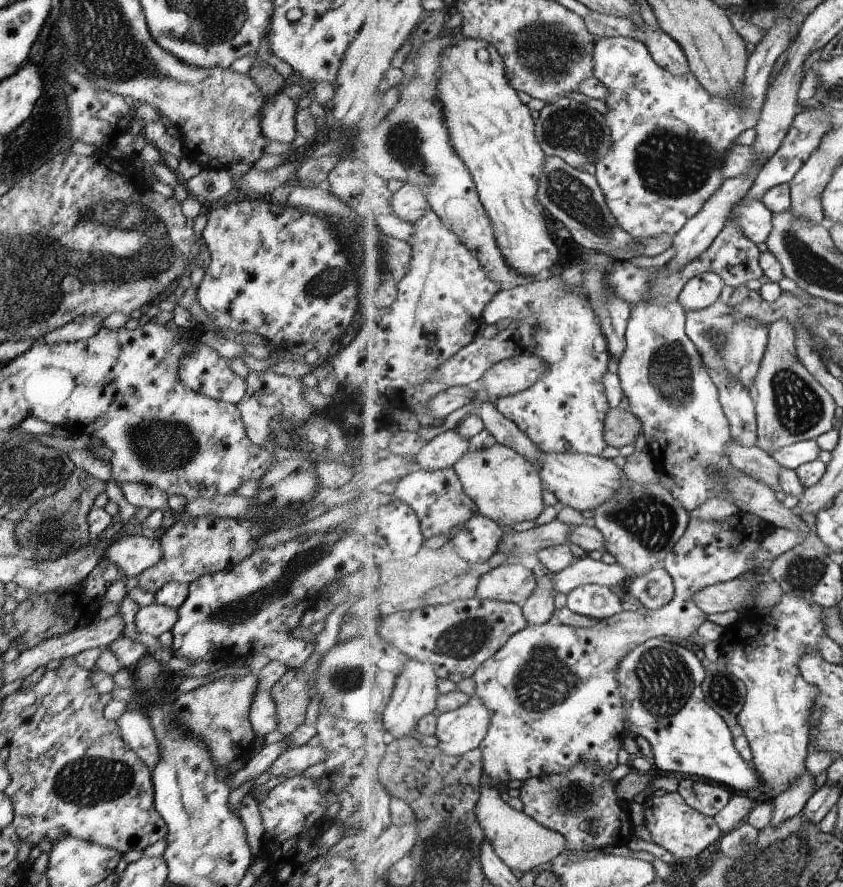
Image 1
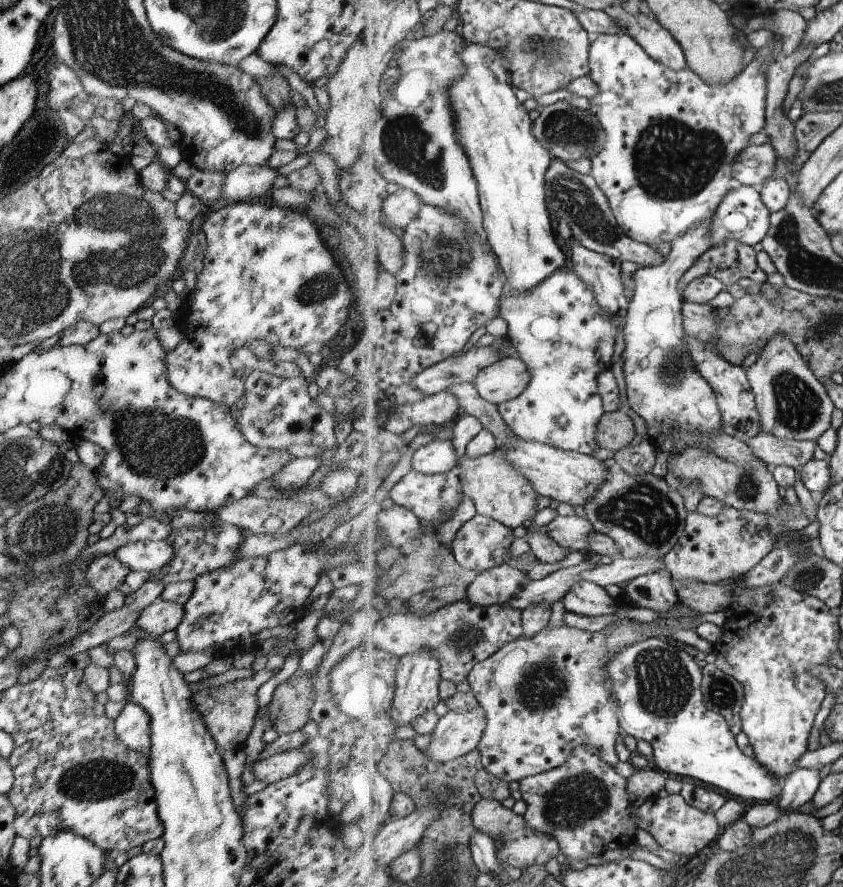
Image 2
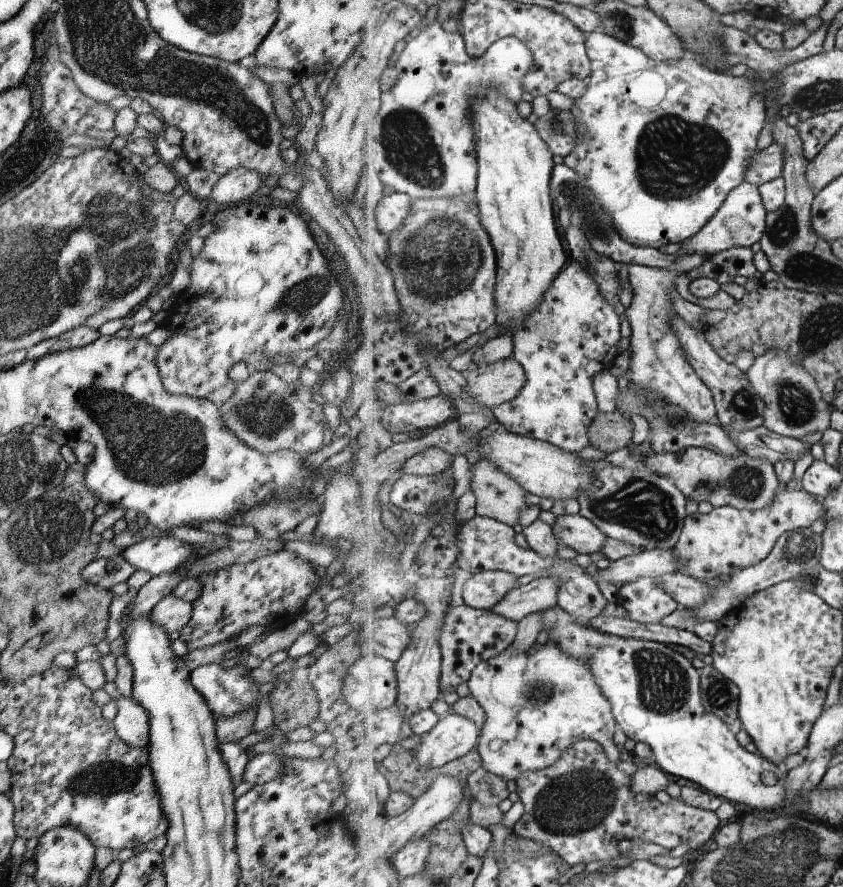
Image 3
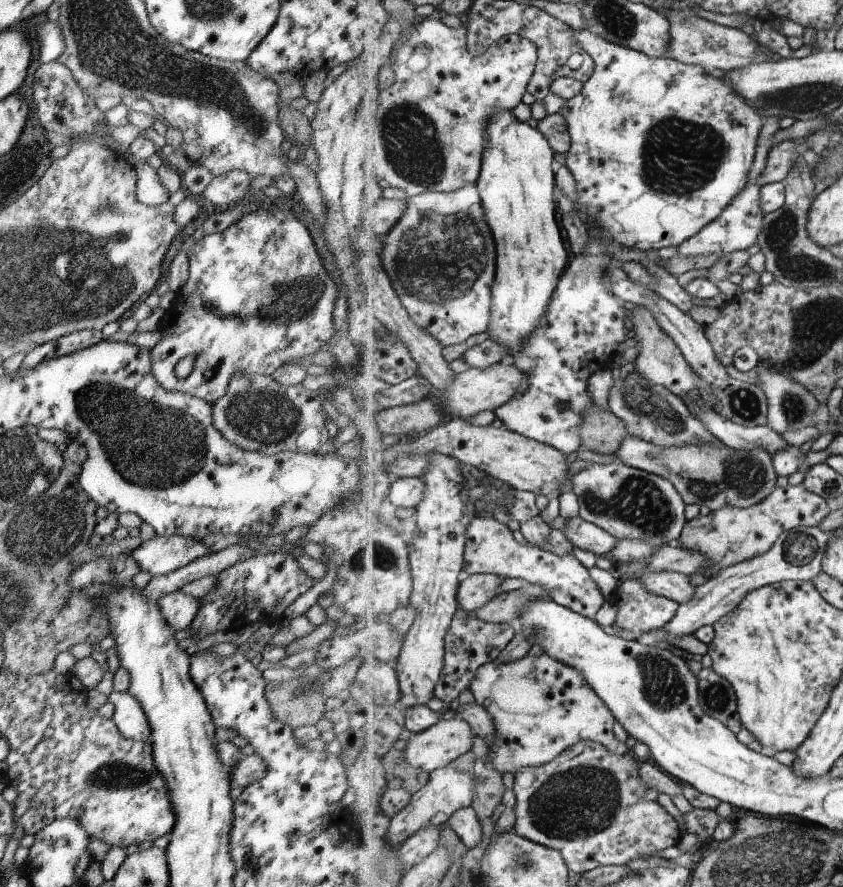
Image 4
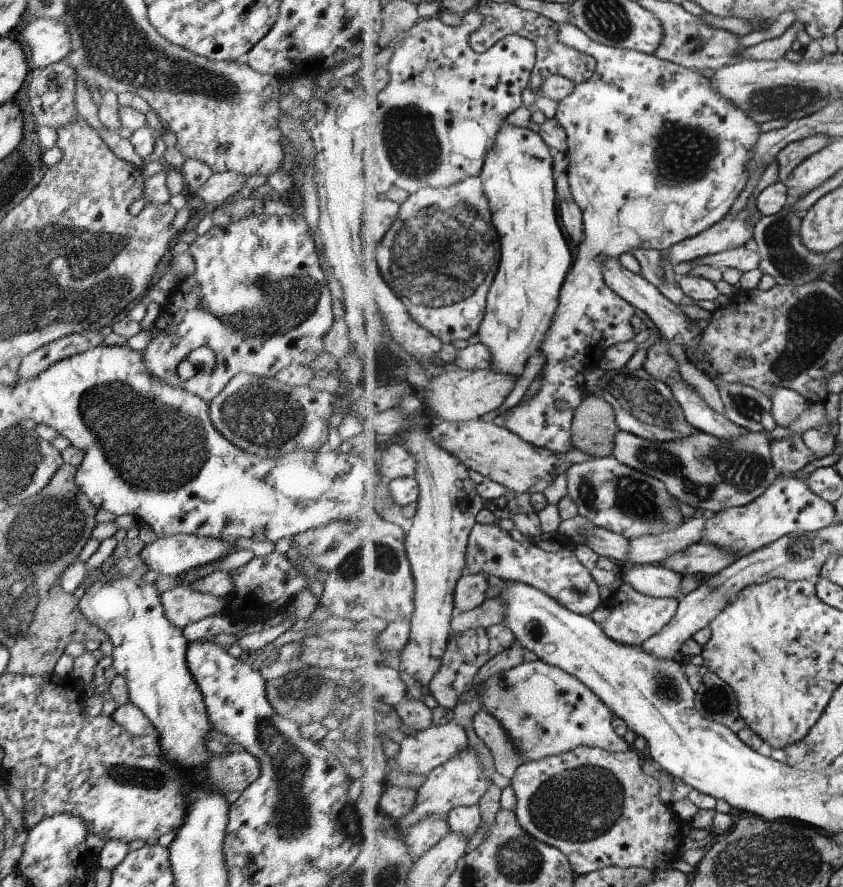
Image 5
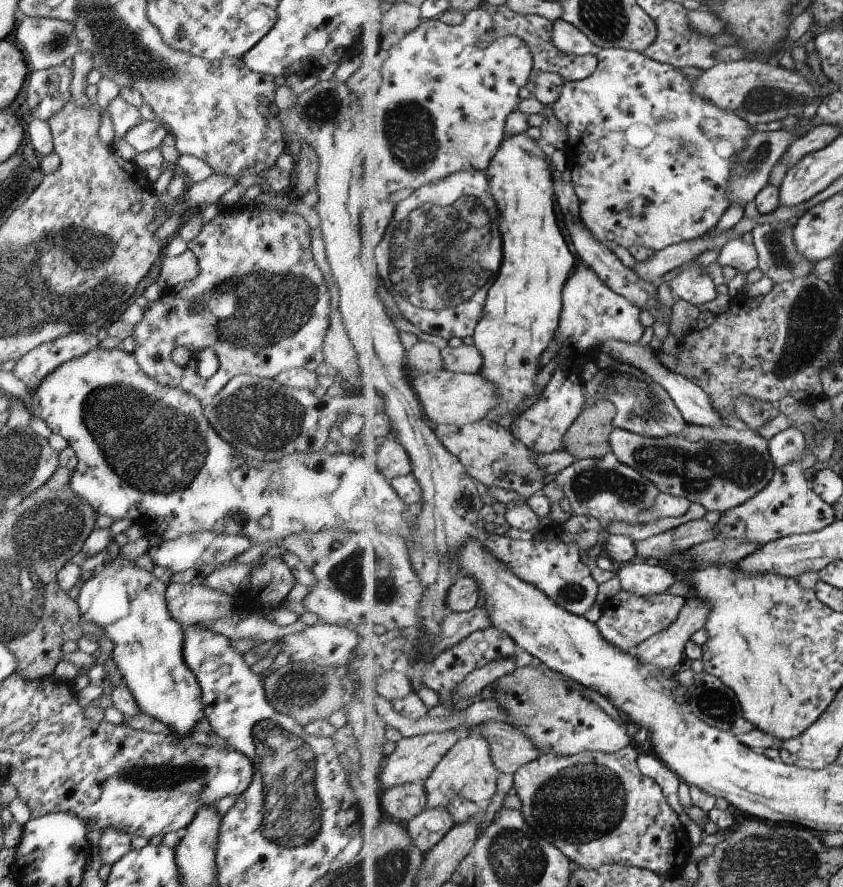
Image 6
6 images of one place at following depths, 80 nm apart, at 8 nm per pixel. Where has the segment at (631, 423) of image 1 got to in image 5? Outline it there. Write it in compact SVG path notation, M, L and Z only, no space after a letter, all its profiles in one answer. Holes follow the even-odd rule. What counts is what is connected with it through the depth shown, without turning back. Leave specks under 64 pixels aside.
M589 394L576 412L573 448L594 459L614 455L615 436L624 429L616 420L615 408L605 398Z

